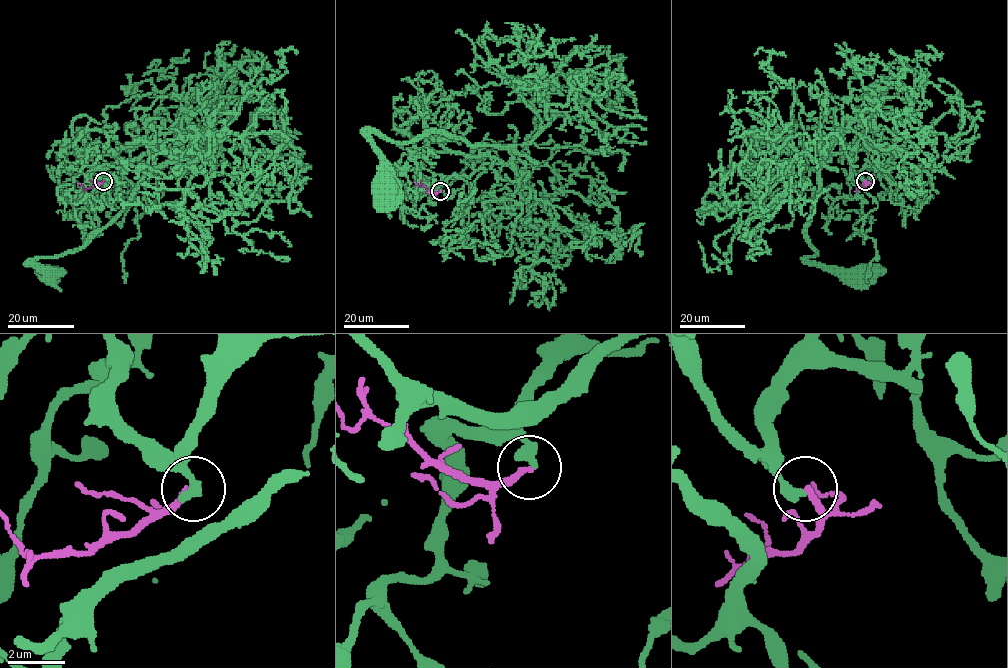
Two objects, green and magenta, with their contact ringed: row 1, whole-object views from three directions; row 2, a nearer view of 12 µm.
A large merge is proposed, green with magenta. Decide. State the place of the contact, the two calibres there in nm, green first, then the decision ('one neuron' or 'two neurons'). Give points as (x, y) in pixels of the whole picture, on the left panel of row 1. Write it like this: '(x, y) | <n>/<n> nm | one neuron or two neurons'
(103, 181) | 380/220 nm | two neurons

